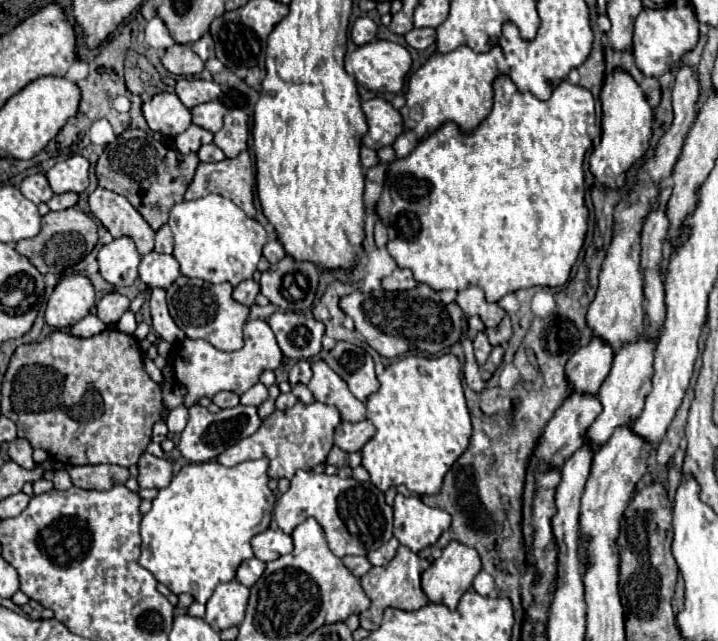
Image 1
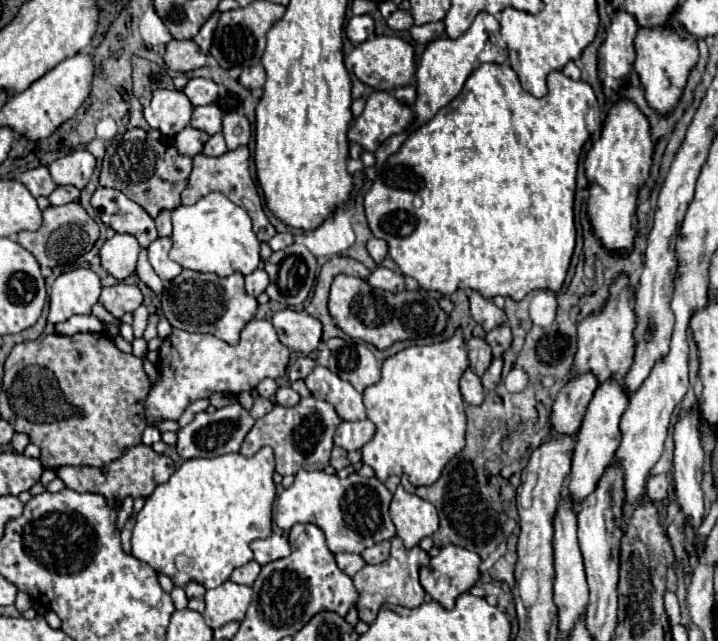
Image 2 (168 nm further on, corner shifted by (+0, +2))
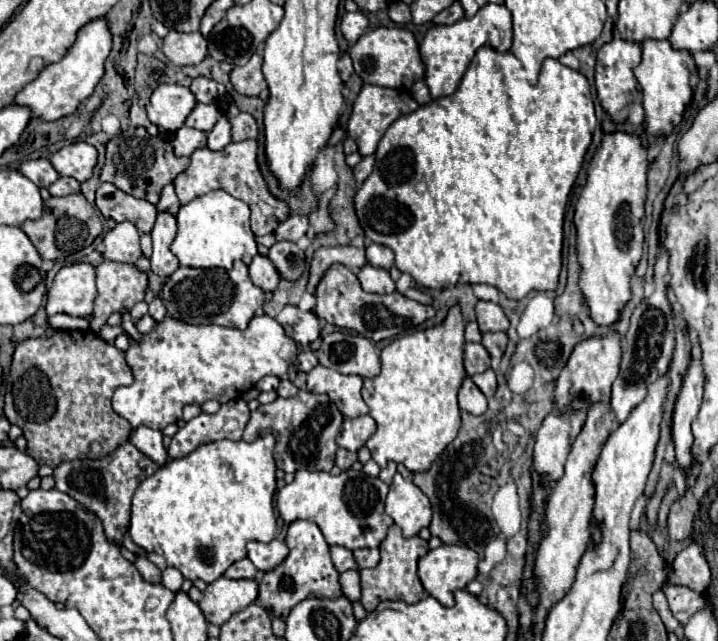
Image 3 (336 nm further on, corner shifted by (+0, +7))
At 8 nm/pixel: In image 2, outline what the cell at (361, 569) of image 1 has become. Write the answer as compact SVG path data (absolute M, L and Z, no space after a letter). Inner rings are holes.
M341 552L341 554L335 554L335 560L337 560L337 566L339 566L345 574L349 574L349 576L355 576L355 574L365 566L361 554Z

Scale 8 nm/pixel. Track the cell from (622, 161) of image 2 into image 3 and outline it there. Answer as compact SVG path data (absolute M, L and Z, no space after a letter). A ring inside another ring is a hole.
M613 133L603 137L603 145L589 165L587 185L575 205L579 289L589 309L589 317L603 327L621 319L623 307L631 299L631 279L643 255L643 205L647 195L647 149L637 135Z

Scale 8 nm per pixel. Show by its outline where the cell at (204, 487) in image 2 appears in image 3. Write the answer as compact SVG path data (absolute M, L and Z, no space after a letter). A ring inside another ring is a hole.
M271 433L255 439L253 443L247 441L211 441L211 443L203 443L199 445L199 449L191 451L187 457L183 459L175 459L165 463L161 469L157 469L151 477L147 477L139 489L133 495L133 511L131 511L131 525L129 525L129 535L131 539L143 547L145 551L153 551L157 555L163 555L169 567L175 567L183 573L185 579L203 579L207 583L213 583L215 579L219 579L229 565L233 565L235 561L245 557L245 545L249 541L261 541L261 543L269 543L277 537L277 518L273 513L273 495L275 495L275 461L273 461L273 447L275 447L275 439Z

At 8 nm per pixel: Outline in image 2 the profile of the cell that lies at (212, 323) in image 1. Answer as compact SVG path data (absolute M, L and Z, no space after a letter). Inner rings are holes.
M183 270L169 282L161 296L161 310L173 328L187 332L209 332L223 342L235 346L239 342L241 328L255 316L257 300L243 290L243 276L239 272L219 278L215 274L201 274Z

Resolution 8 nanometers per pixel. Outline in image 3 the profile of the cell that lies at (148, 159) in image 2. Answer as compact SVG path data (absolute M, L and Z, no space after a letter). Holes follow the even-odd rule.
M117 135L107 143L107 161L101 171L101 181L109 181L121 191L145 199L149 203L159 201L159 193L167 183L189 167L189 157L175 157L171 143L161 137L135 137Z

